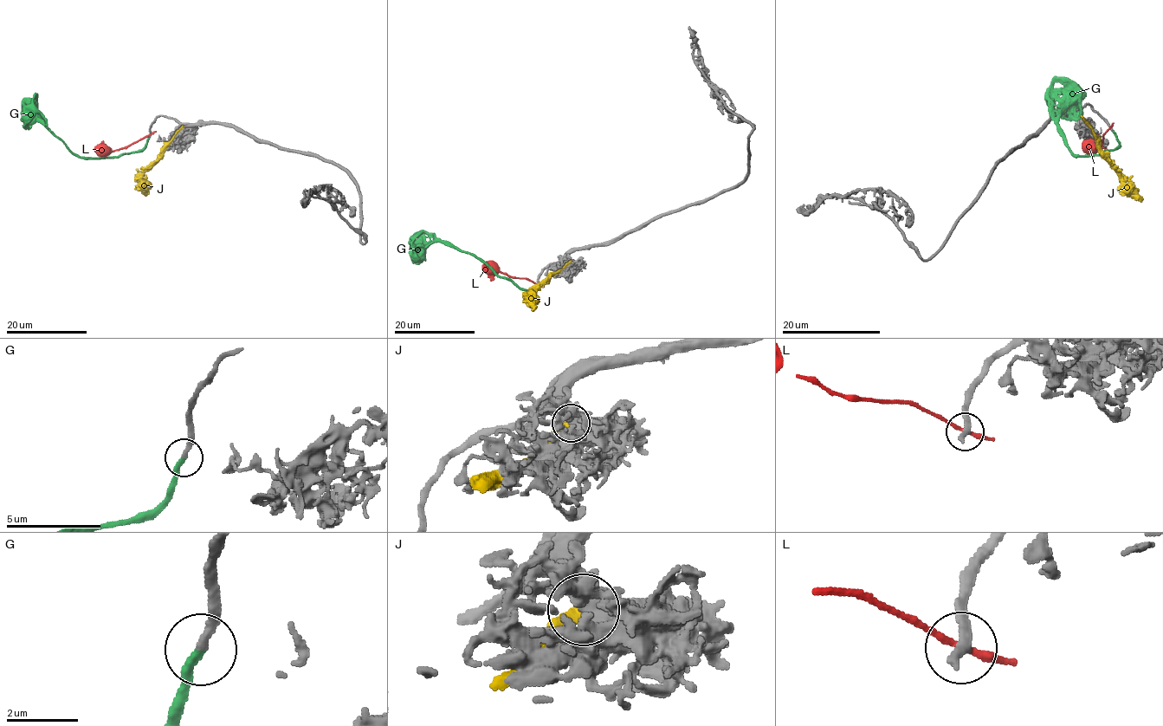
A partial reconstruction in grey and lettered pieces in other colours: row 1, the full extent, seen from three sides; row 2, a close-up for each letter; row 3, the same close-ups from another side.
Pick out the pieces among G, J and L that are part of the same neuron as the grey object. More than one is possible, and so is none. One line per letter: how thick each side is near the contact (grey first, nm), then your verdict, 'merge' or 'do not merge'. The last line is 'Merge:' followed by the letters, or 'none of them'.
G: 240/280 nm | merge
J: 460/400 nm | do not merge
L: 360/180 nm | do not merge
Merge: G

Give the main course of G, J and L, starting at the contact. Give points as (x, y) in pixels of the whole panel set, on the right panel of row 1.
G: (1114, 132), (1120, 144), (1114, 150), (1104, 154), (1075, 155), (1058, 125), (1063, 85), (1055, 76)
J: (1082, 118), (1097, 140), (1097, 150), (1141, 202)
L: (1111, 126), (1095, 147), (1087, 143)

